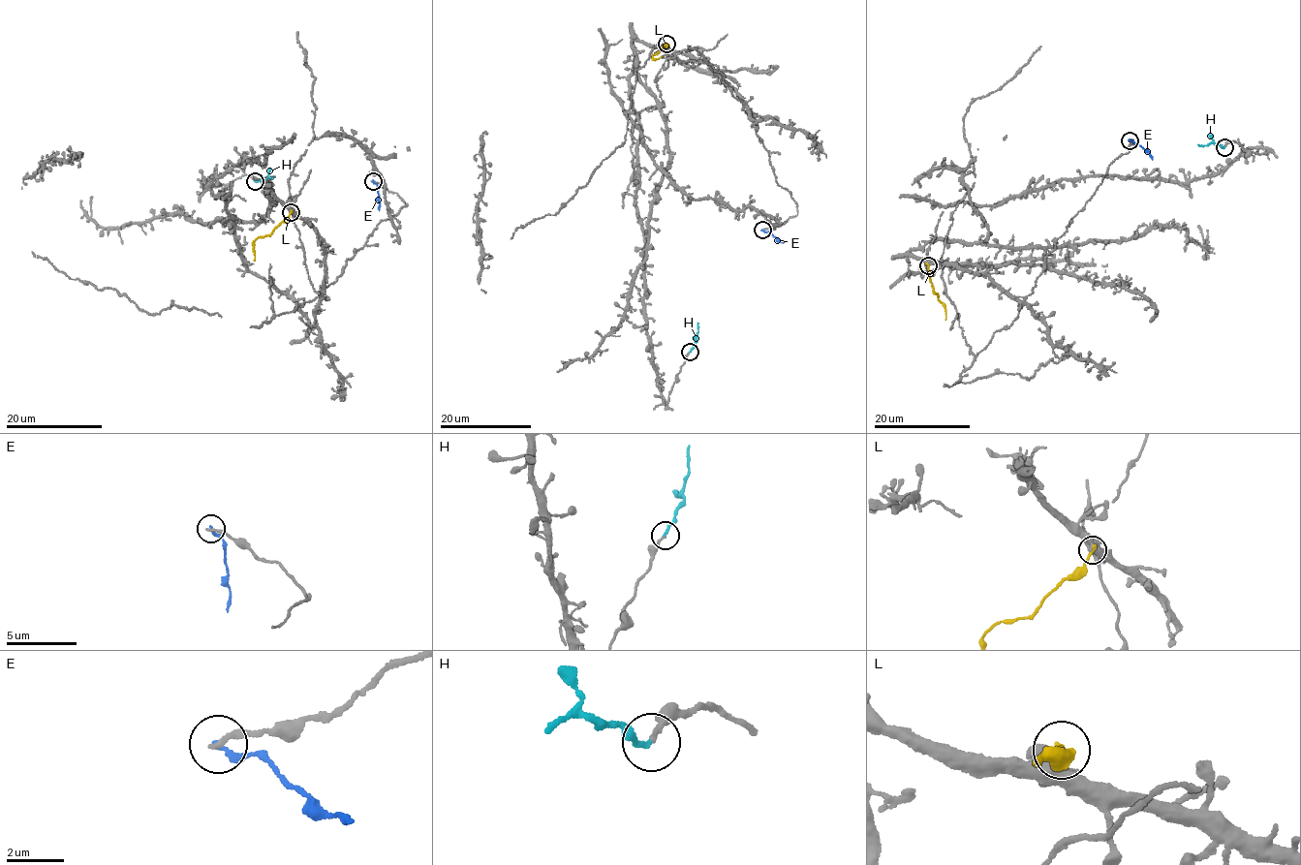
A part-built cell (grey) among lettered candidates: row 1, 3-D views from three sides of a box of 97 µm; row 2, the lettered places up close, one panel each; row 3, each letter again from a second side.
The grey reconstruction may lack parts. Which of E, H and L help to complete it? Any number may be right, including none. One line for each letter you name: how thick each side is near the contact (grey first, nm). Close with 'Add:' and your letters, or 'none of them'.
H: calibres 160 and 180 nm
Add: H

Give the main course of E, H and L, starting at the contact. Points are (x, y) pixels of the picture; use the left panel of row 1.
E: (373, 181), (378, 190), (379, 210)
H: (255, 181), (275, 175)
L: (291, 212), (270, 234), (255, 240), (254, 261)

